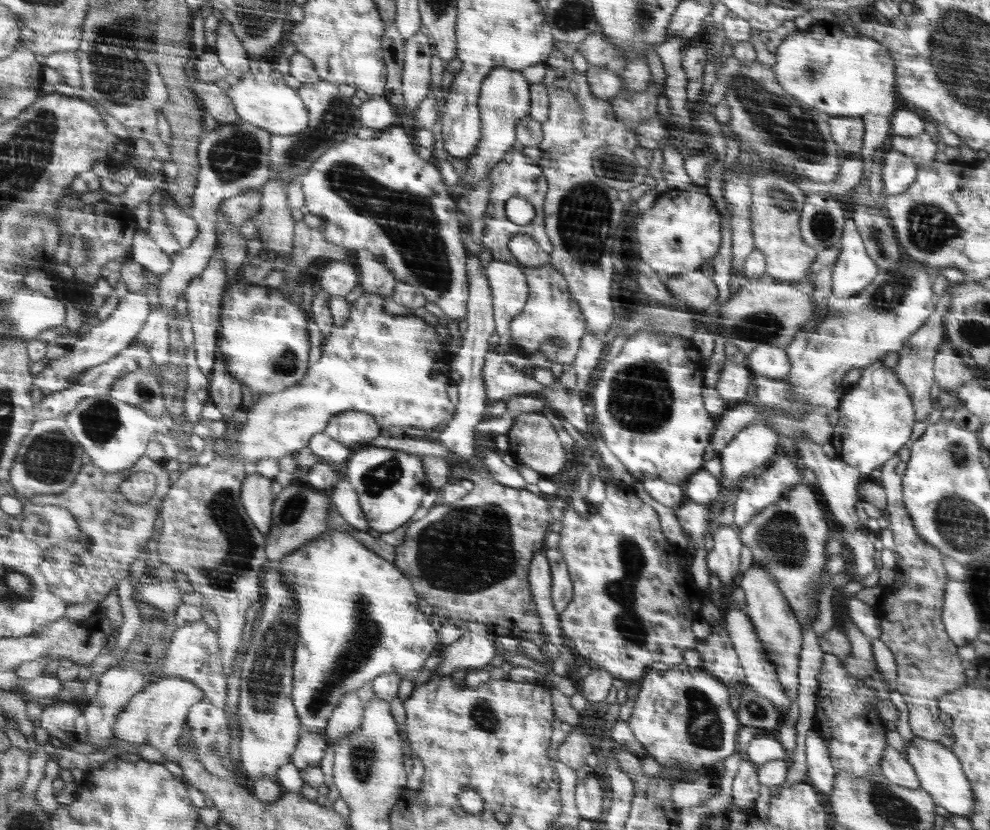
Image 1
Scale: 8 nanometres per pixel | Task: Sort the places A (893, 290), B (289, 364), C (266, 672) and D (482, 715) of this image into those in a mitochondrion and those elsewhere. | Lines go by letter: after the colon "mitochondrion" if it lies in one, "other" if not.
A: mitochondrion
B: mitochondrion
C: mitochondrion
D: mitochondrion

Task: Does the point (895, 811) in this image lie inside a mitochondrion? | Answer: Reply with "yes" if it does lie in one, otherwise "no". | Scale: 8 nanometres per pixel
yes

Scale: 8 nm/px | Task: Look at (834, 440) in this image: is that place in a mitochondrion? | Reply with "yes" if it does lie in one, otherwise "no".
no

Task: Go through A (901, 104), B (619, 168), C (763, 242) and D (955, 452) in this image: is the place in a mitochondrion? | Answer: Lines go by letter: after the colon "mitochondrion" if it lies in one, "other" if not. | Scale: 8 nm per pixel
A: other
B: mitochondrion
C: other
D: mitochondrion

